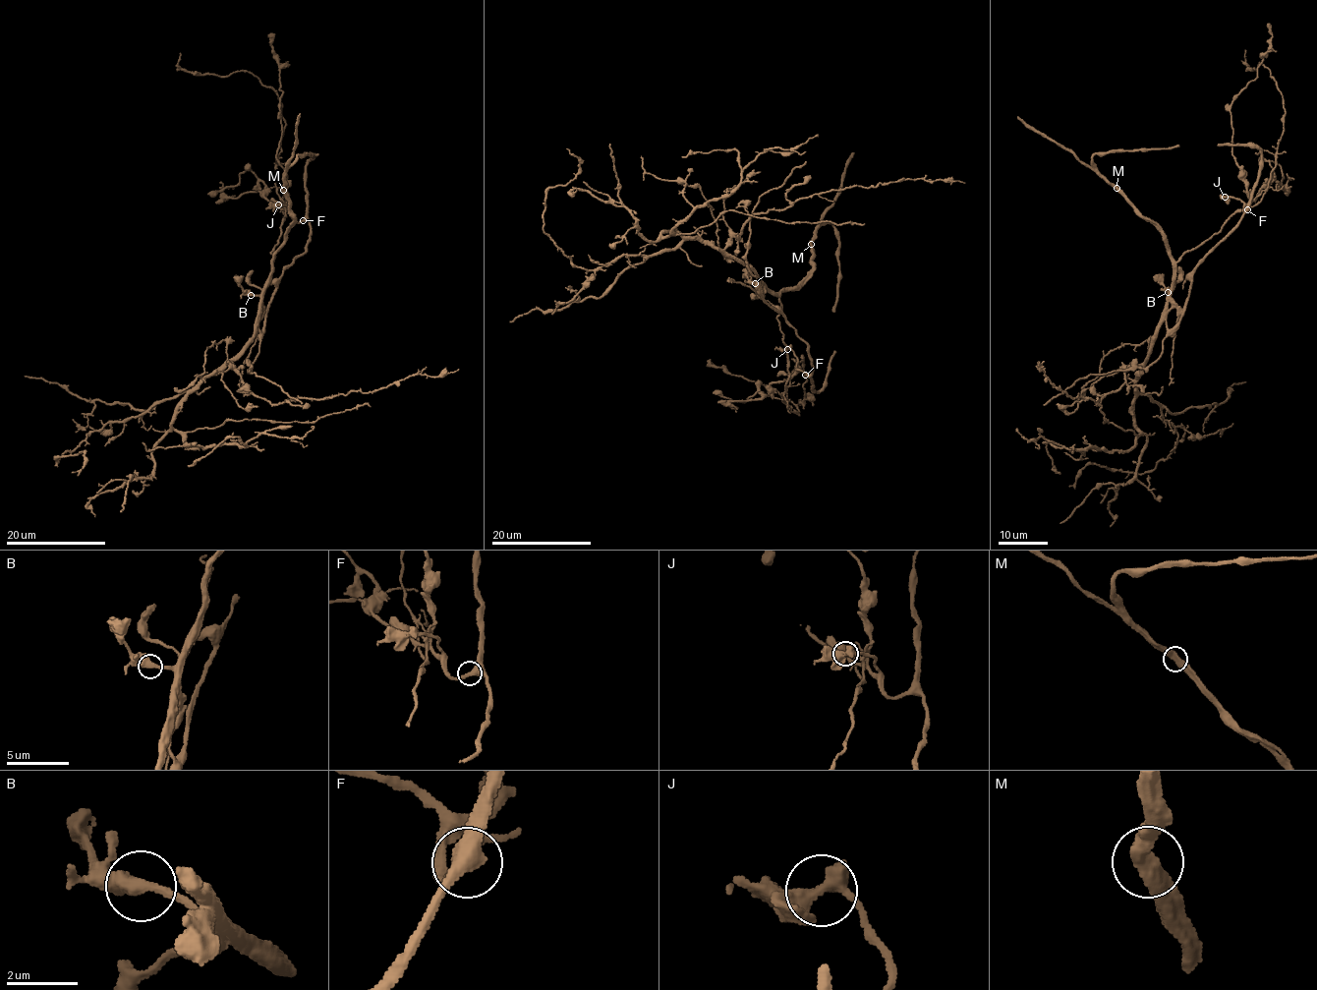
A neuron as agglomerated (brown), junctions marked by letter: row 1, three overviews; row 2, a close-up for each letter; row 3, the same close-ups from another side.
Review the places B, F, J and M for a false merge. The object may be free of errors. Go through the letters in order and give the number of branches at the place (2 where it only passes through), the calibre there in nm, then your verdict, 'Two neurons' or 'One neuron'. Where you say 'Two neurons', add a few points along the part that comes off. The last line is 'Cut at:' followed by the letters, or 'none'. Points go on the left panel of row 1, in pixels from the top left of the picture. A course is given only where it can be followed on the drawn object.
B: Branches: 2. Thickness 440 nm. One neuron
F: Branches: 2. Thickness 440 nm. One neuron
J: Branches: 2. Thickness 500 nm. One neuron
M: Branches: 2. Thickness 460 nm. One neuron
Cut at: none

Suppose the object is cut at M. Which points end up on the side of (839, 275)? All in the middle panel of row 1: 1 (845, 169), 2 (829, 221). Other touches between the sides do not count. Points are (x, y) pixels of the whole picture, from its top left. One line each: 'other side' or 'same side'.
1: other side
2: same side

